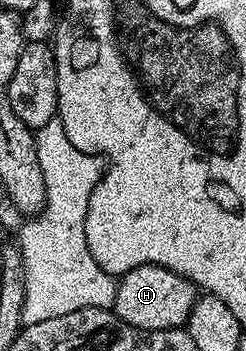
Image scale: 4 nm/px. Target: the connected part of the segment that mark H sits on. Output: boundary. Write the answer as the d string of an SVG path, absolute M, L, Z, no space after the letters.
M156 264L137 266L117 279L112 313L141 330L177 330L185 327L200 297L194 283Z

